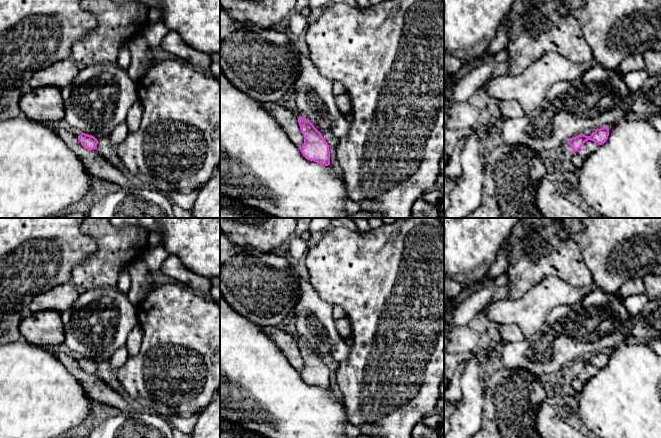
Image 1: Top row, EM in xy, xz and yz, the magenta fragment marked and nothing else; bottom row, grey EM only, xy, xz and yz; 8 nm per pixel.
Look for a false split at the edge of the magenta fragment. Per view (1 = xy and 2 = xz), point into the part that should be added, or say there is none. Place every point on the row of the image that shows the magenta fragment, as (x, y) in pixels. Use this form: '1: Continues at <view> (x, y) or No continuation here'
1: No continuation here
2: No continuation here

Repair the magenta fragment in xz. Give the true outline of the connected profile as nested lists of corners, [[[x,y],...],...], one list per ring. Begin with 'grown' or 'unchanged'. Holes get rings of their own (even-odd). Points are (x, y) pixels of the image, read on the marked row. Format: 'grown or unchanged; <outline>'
unchanged; [[[298,117],[300,130],[304,136],[304,144],[299,147],[302,155],[322,165],[330,165],[329,145],[322,134],[304,117]]]

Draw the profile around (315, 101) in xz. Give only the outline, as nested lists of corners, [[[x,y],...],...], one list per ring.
[[[298,52],[297,56],[300,63],[300,73],[297,76],[293,88],[296,94],[295,114],[297,117],[306,118],[321,134],[329,132],[333,124],[342,115],[335,103],[334,94],[332,92],[333,82],[319,73],[308,55]]]

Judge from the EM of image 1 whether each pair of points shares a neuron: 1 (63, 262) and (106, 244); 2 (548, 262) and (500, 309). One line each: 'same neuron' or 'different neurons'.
1: different neurons
2: different neurons

